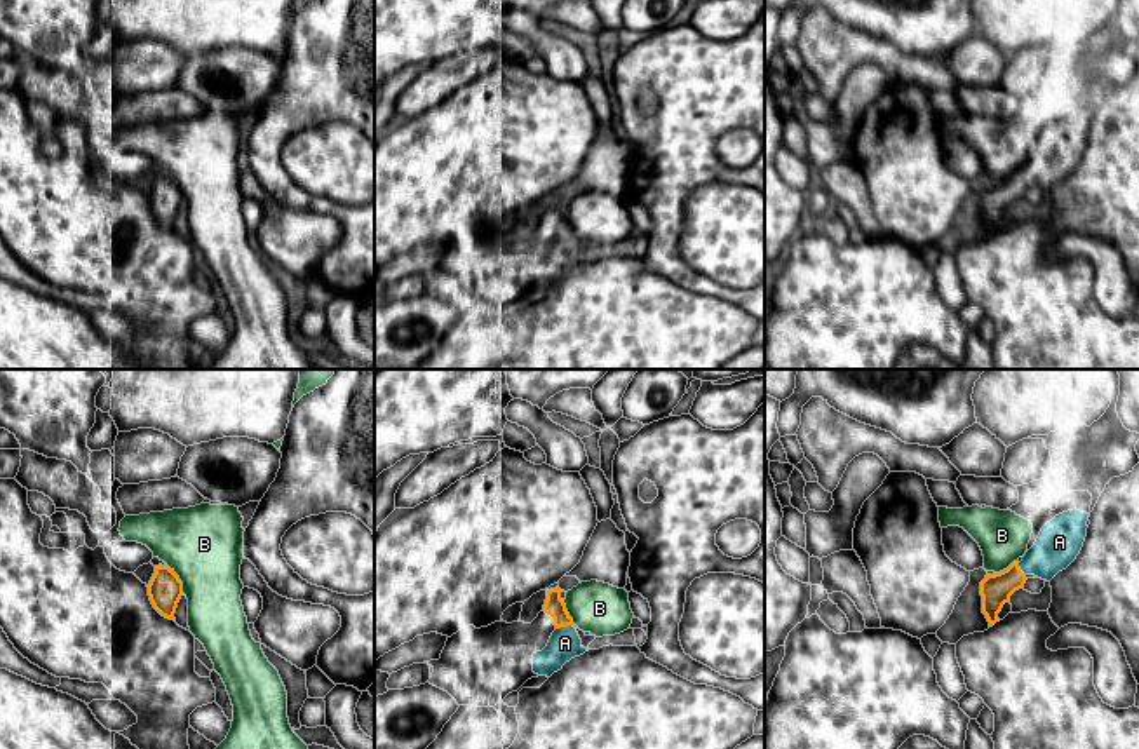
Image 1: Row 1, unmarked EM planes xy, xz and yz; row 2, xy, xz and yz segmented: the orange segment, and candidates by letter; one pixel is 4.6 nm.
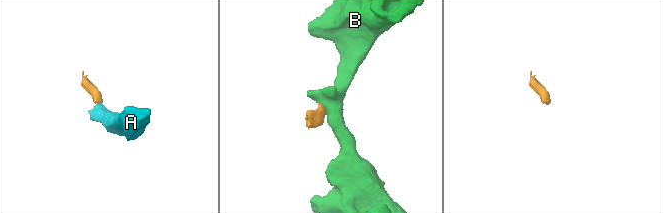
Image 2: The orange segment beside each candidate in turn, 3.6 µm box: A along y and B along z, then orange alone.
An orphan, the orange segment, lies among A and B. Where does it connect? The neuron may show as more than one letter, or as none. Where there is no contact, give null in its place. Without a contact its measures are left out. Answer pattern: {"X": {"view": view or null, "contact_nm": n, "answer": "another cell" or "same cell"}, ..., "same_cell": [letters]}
{"A": {"view": "xz", "contact_nm": 80, "answer": "same cell"}, "B": {"view": "xy", "contact_nm": 150, "answer": "another cell"}, "same_cell": ["A"]}

